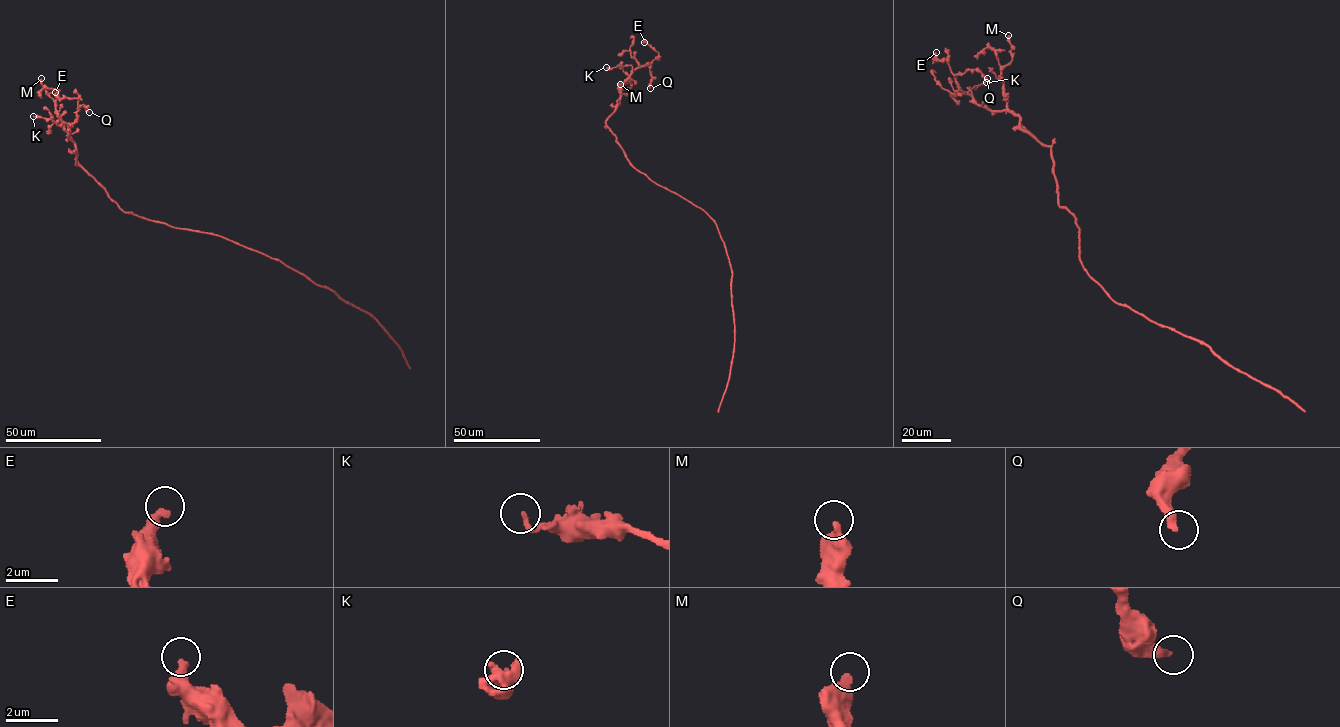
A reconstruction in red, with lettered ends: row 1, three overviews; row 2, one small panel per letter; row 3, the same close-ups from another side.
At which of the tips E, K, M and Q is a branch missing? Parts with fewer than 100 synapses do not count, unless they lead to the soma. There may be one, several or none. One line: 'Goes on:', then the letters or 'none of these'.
Goes on: none of these

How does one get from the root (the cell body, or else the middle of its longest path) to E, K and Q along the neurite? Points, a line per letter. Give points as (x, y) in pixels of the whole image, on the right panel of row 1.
E: (1079, 239), (1077, 219), (1058, 203), (1050, 147), (1016, 115), (978, 104), (936, 52)
K: (1079, 239), (1077, 219), (1058, 203), (1050, 147), (1022, 128), (1016, 115), (976, 103), (967, 88), (986, 82)
Q: (1079, 239), (1077, 219), (1058, 203), (1050, 147), (1016, 115), (981, 106), (955, 76), (978, 70), (987, 78)

